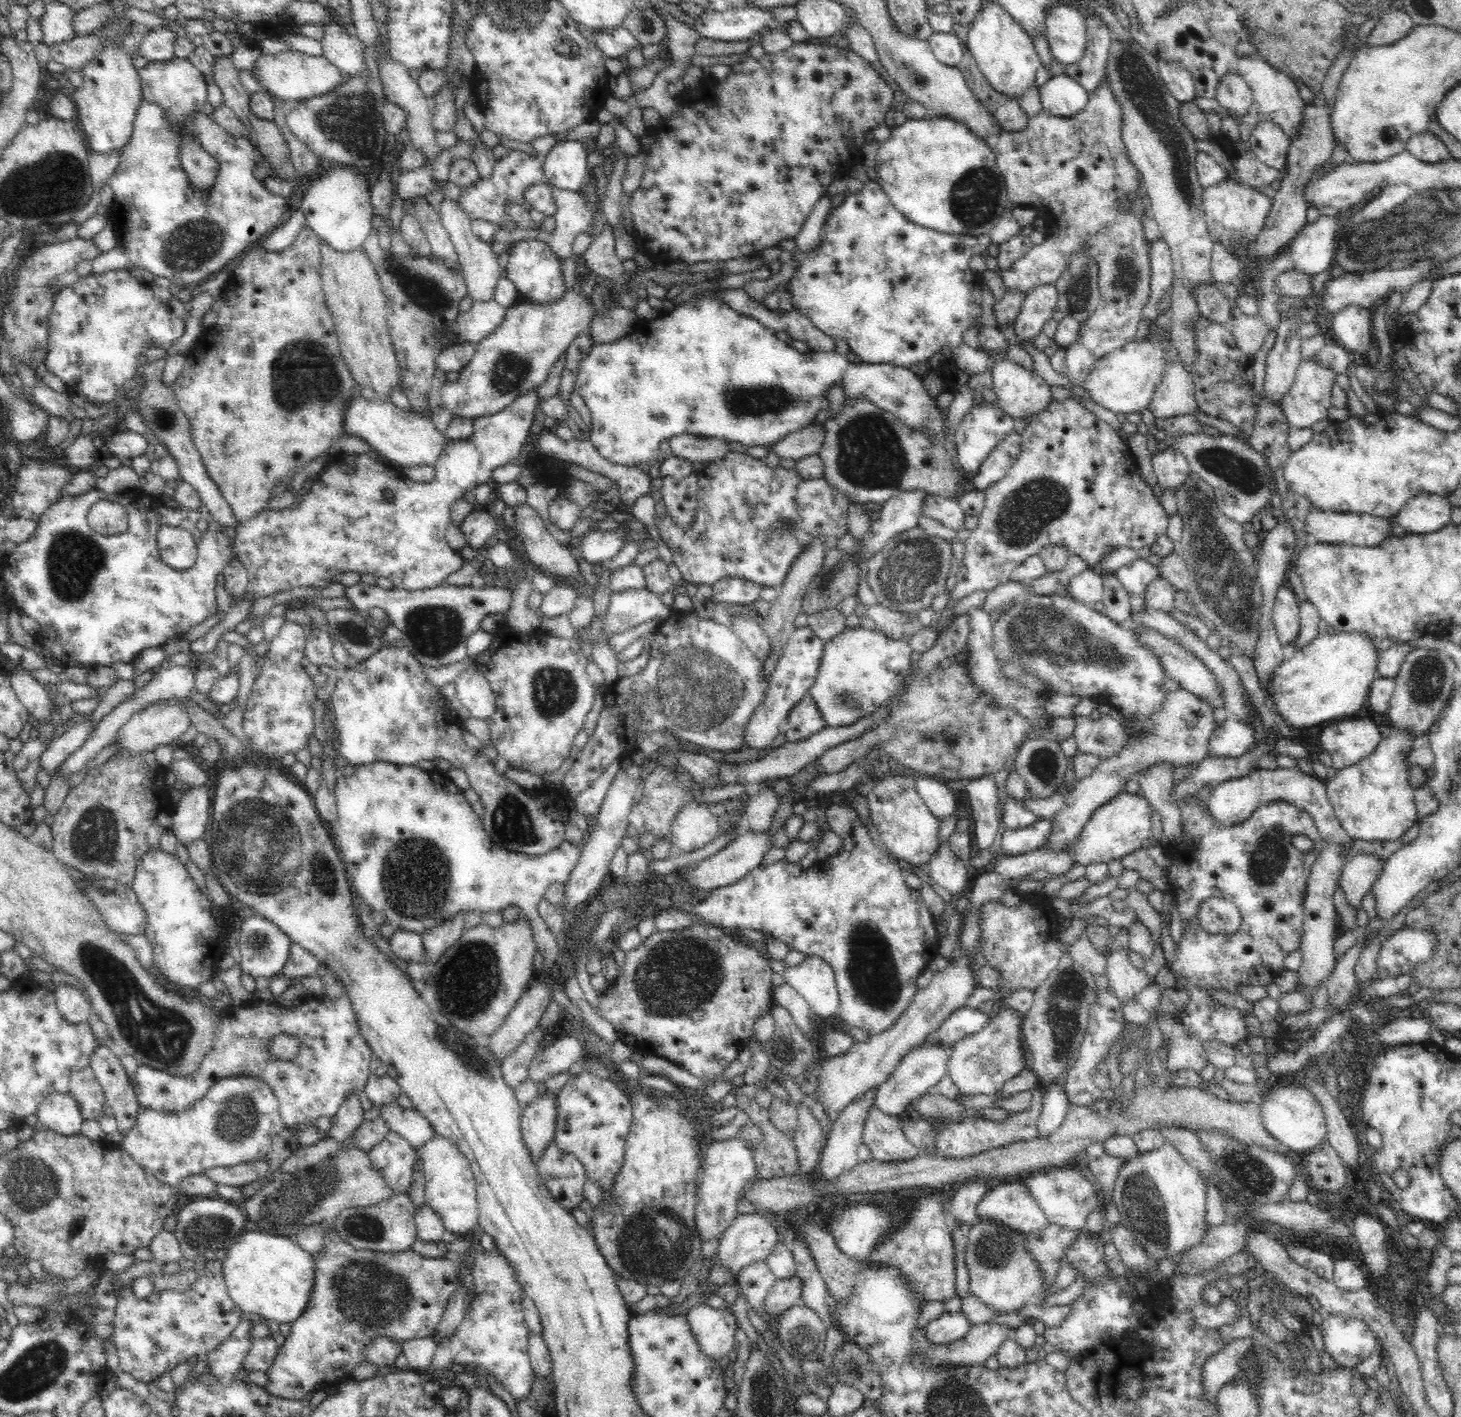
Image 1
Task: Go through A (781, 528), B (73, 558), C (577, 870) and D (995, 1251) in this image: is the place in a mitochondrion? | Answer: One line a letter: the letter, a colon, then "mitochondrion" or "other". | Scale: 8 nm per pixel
A: mitochondrion
B: mitochondrion
C: other
D: mitochondrion

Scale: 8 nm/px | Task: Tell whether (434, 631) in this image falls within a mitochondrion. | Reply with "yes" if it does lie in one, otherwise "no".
yes

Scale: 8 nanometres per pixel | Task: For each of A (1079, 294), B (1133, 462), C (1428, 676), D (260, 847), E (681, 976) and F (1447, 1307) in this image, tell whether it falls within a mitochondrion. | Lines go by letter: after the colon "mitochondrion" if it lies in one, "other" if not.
A: mitochondrion
B: other
C: mitochondrion
D: mitochondrion
E: mitochondrion
F: mitochondrion

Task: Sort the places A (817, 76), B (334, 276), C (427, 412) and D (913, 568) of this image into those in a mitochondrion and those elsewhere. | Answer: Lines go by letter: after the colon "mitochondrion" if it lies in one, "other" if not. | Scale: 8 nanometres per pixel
A: other
B: other
C: other
D: mitochondrion

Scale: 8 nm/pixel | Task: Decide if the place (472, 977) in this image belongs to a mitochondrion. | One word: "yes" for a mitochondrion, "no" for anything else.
yes

